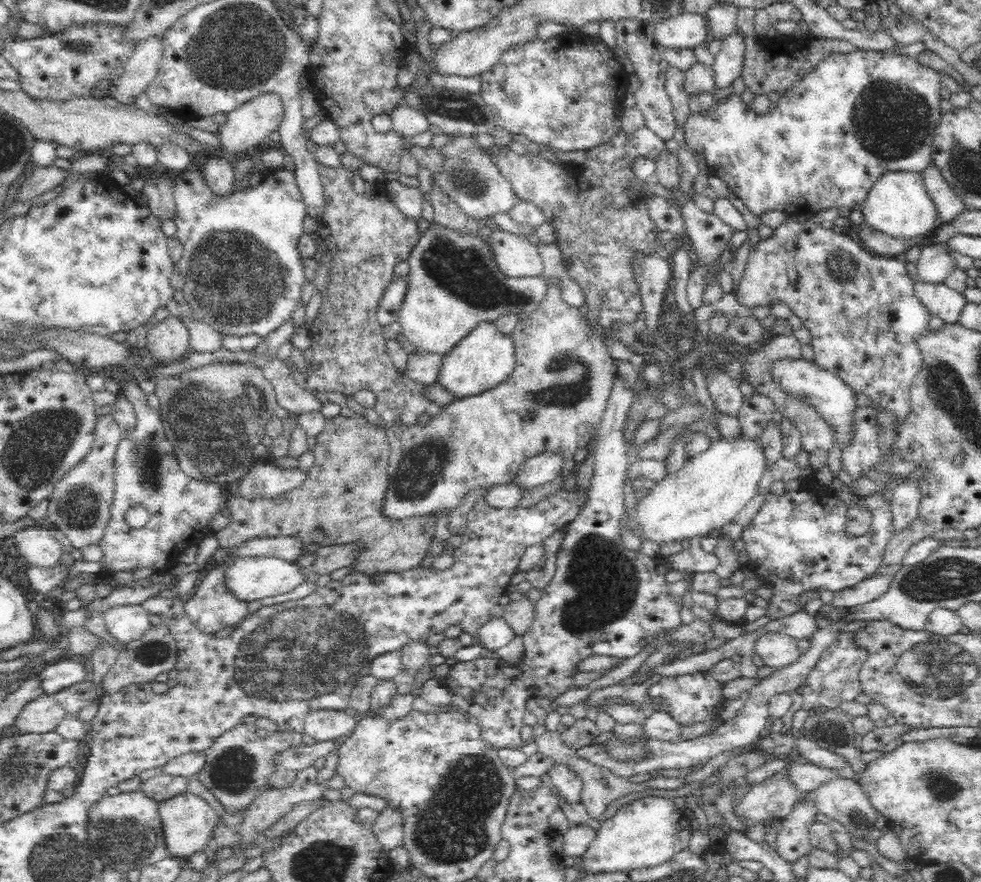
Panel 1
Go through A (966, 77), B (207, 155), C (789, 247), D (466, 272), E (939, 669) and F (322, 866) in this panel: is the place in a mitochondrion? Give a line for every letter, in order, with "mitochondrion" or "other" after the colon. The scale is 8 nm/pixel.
A: other
B: other
C: other
D: mitochondrion
E: mitochondrion
F: mitochondrion

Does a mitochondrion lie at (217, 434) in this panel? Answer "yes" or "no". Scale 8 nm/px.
yes

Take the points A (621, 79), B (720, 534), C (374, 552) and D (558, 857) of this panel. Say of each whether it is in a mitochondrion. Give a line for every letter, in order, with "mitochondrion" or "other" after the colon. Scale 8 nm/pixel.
A: other
B: other
C: mitochondrion
D: other

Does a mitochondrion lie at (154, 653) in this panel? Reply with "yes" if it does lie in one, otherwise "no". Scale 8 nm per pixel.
yes

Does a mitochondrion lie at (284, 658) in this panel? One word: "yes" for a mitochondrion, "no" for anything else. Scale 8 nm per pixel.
yes

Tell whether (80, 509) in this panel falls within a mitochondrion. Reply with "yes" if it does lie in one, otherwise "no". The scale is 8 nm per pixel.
yes

